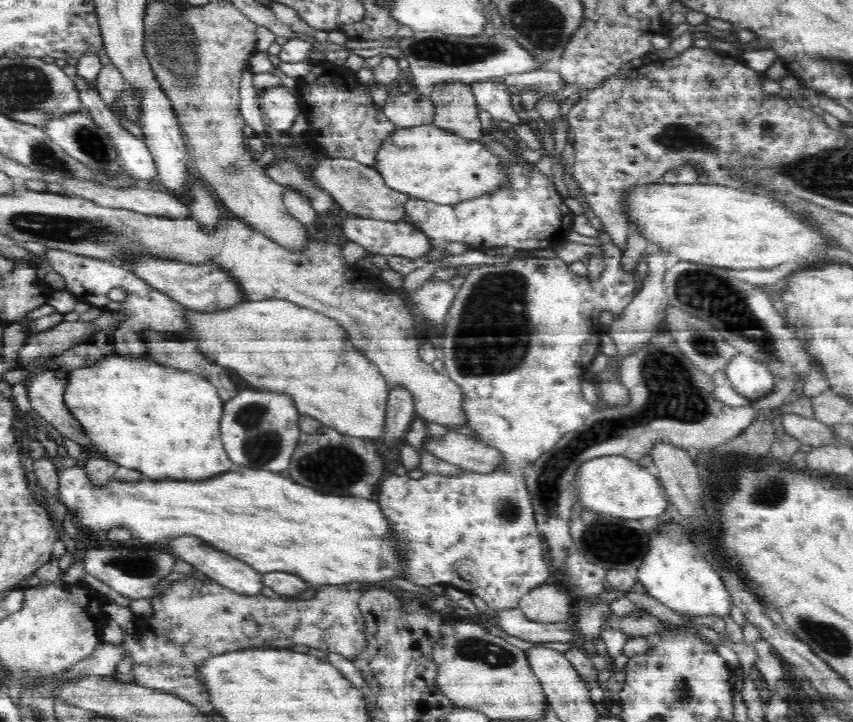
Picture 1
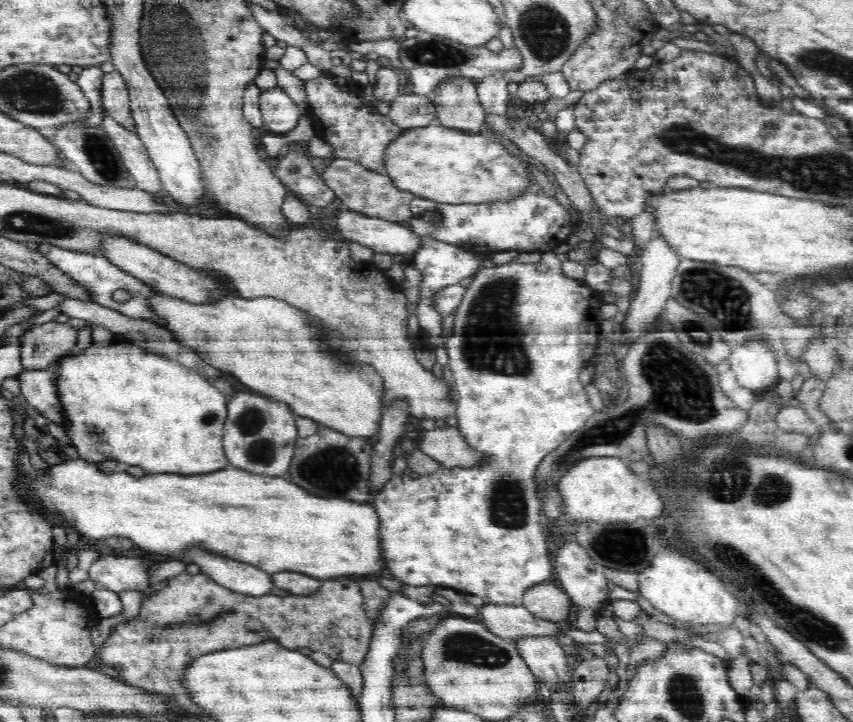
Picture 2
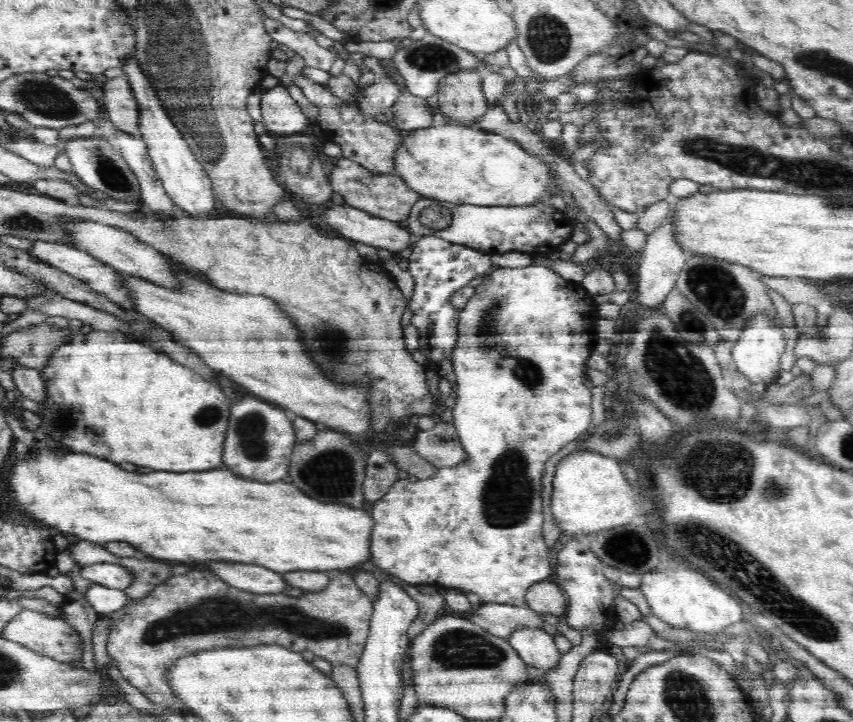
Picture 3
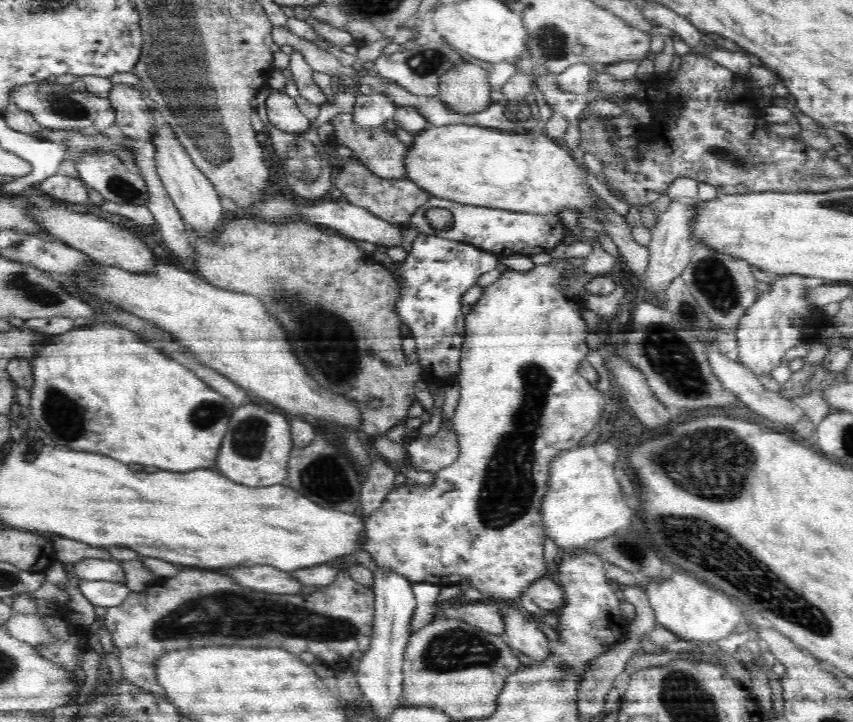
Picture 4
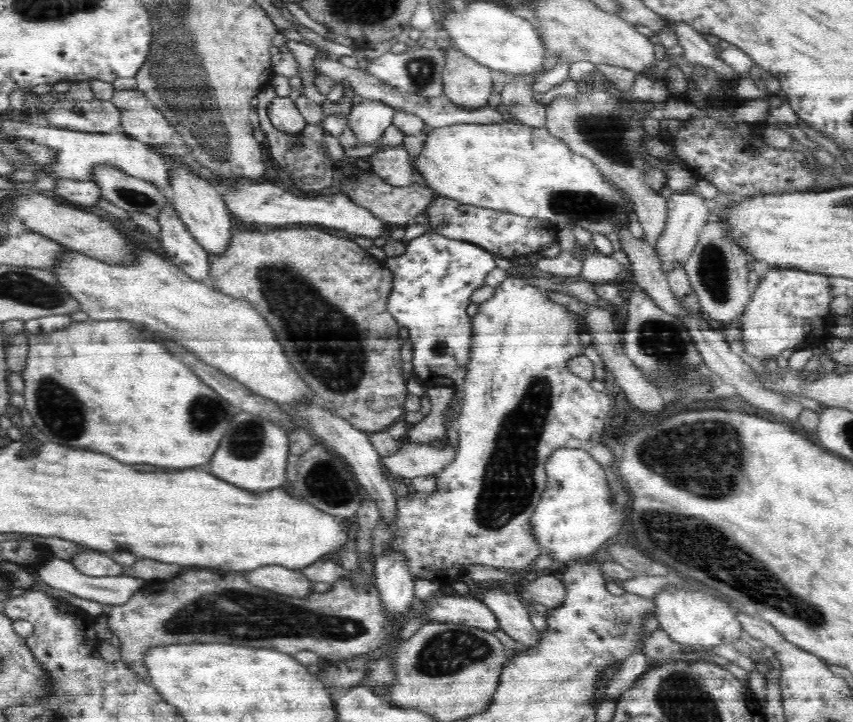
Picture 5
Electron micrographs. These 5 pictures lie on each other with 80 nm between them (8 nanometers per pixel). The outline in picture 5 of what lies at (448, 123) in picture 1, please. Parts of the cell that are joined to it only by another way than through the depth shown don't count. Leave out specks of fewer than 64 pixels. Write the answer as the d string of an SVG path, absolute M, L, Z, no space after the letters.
M444 44L446 66L443 72L443 94L450 102L465 109L487 105L493 89L494 72L476 63L458 47Z

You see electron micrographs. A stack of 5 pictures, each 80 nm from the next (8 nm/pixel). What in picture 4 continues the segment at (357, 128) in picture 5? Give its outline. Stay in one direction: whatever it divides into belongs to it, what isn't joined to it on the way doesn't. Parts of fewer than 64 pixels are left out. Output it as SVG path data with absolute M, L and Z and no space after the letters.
M356 94L354 105L355 121L362 127L386 124L392 118L397 106L385 94Z

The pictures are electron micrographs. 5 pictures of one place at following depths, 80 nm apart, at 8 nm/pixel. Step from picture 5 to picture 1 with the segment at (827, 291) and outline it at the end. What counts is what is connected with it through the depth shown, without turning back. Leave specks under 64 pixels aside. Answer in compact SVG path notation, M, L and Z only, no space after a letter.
M744 353L732 355L724 369L736 392L744 394L748 400L766 396L776 384L774 375L770 374L766 365Z

